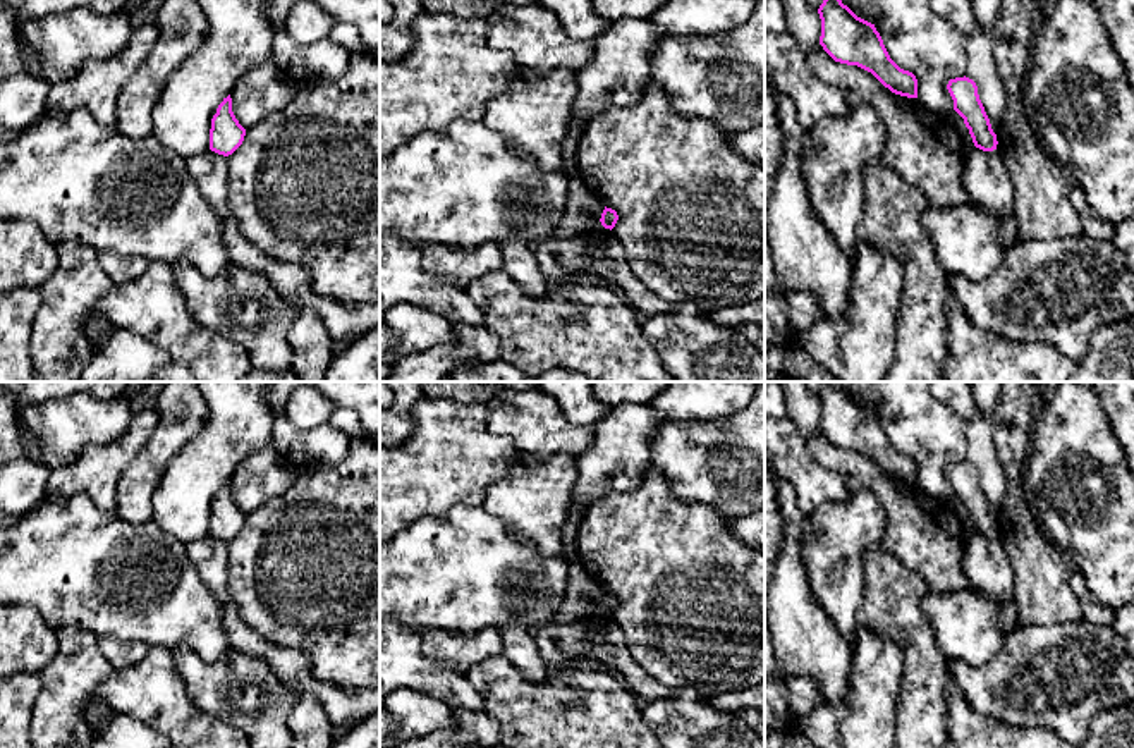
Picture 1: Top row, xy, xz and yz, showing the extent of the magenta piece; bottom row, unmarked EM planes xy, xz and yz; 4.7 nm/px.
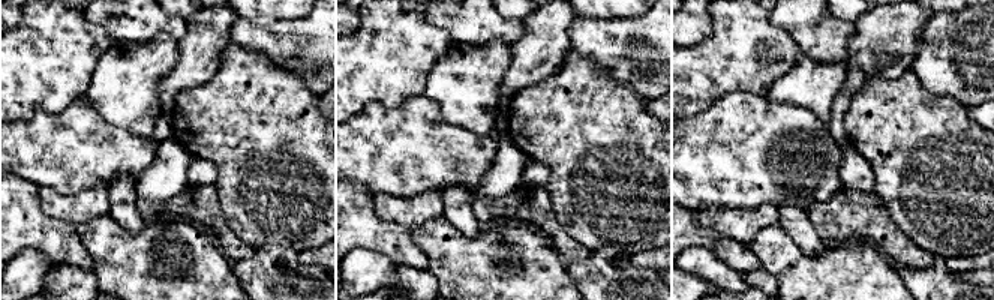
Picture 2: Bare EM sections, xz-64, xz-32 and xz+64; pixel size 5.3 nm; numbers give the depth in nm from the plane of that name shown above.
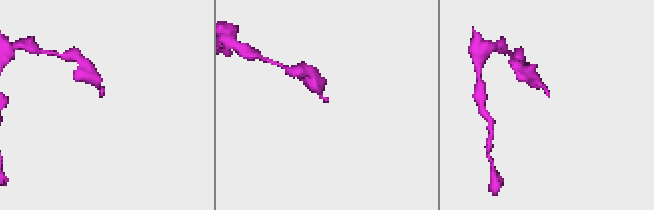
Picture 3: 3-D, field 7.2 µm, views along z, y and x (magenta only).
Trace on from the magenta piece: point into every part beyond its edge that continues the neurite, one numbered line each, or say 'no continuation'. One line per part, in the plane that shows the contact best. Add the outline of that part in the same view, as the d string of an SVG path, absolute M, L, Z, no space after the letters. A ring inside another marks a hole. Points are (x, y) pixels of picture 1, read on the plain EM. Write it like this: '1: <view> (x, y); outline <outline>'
no continuation

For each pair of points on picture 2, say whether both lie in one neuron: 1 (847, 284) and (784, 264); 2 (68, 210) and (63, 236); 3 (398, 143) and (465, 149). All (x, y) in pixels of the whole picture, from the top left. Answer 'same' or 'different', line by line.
1: same
2: different
3: same

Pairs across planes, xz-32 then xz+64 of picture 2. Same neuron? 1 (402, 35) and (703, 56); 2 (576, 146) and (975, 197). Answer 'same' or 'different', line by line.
1: same
2: same

